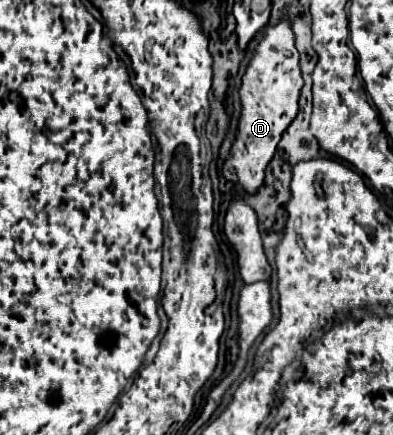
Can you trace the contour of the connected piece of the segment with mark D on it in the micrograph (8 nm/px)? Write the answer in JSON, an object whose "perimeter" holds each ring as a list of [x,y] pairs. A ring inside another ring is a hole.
{"perimeter":[[[279,18],[275,26],[267,26],[263,38],[259,40],[255,54],[241,78],[241,118],[237,124],[235,142],[225,158],[223,176],[225,180],[237,184],[247,194],[255,194],[265,180],[265,168],[271,162],[275,148],[281,140],[285,128],[297,116],[297,102],[303,88],[303,78],[299,70],[299,52],[295,48],[295,34],[287,18]]]}

